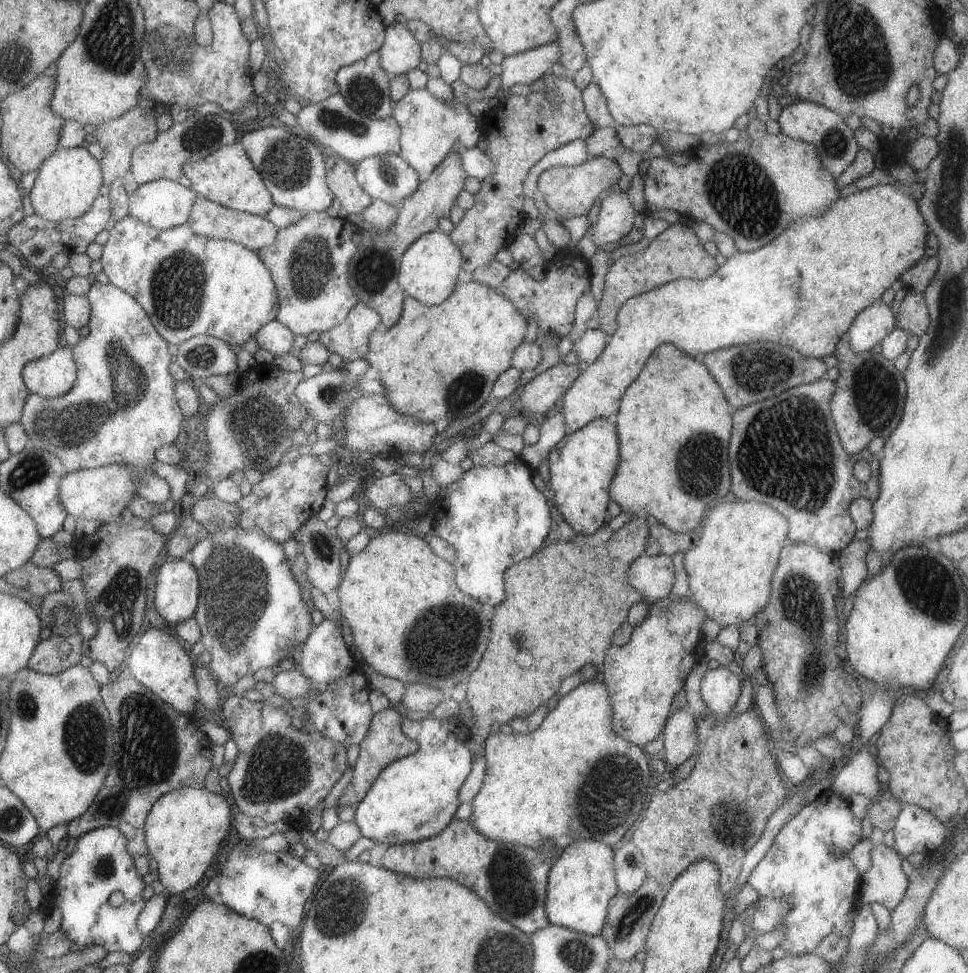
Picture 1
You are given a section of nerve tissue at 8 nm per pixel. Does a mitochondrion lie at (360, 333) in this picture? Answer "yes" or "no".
no

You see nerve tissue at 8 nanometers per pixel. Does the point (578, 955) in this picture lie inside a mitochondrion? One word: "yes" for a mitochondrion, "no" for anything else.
yes

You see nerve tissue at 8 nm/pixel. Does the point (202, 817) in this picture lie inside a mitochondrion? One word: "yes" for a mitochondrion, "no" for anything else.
no

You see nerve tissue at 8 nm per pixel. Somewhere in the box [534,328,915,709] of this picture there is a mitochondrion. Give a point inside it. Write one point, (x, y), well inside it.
(791, 457)

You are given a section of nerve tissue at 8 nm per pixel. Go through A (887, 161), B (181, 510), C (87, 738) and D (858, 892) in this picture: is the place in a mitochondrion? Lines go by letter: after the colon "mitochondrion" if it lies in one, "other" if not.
A: other
B: other
C: mitochondrion
D: other

